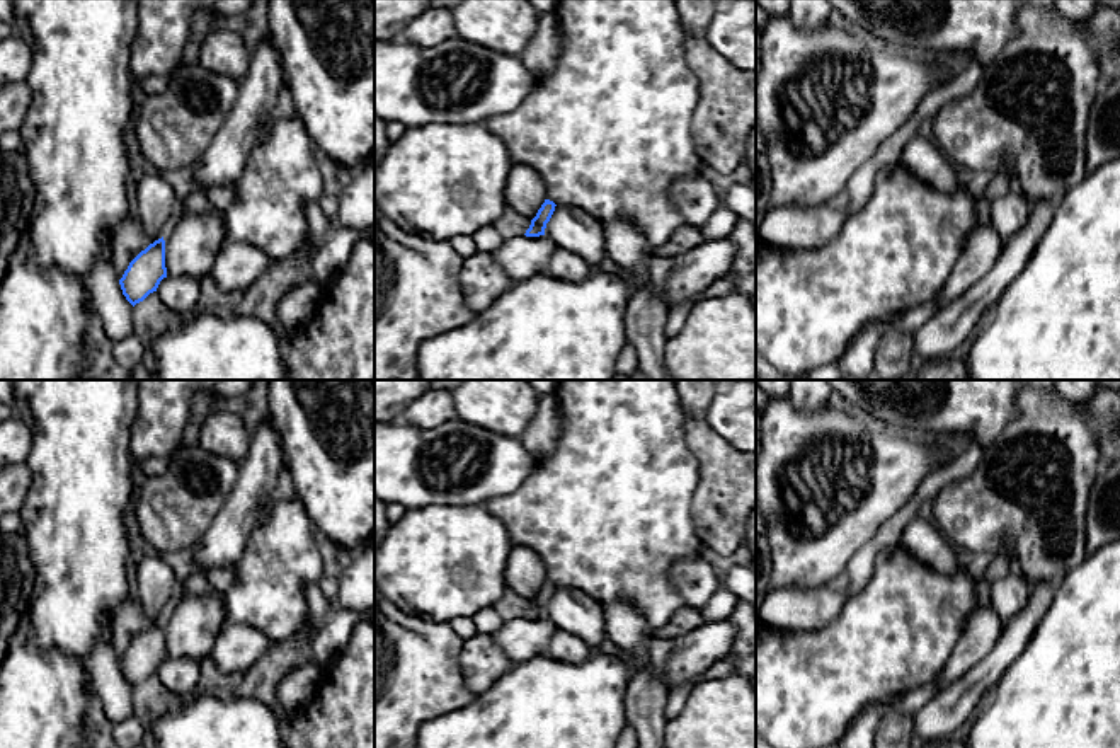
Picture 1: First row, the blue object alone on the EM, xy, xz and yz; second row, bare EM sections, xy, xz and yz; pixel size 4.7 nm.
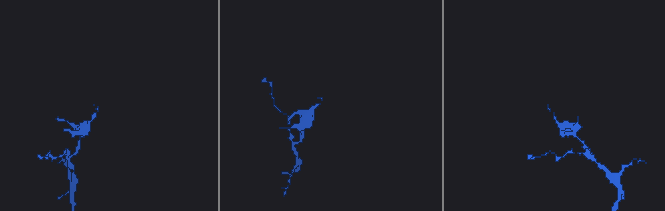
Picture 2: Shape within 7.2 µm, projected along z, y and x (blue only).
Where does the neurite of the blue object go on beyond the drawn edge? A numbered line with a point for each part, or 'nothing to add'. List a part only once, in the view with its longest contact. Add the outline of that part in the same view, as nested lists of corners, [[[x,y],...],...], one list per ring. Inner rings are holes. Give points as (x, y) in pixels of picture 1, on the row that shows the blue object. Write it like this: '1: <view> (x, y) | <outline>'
nothing to add

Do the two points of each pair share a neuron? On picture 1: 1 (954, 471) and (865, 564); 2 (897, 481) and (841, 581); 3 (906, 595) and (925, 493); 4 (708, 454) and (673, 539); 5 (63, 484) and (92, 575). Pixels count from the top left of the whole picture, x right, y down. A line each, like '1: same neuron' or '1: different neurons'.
1: same neuron
2: different neurons
3: different neurons
4: different neurons
5: same neuron

